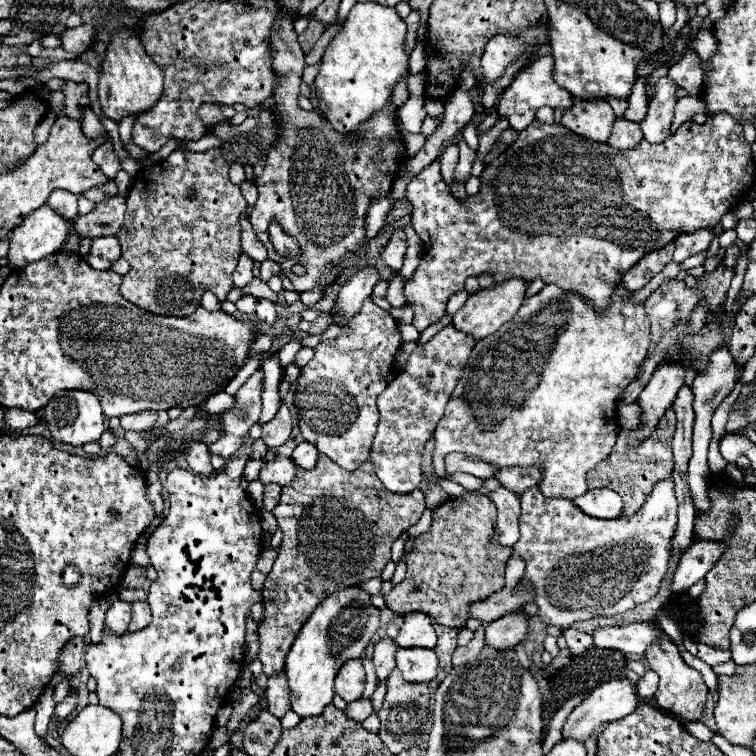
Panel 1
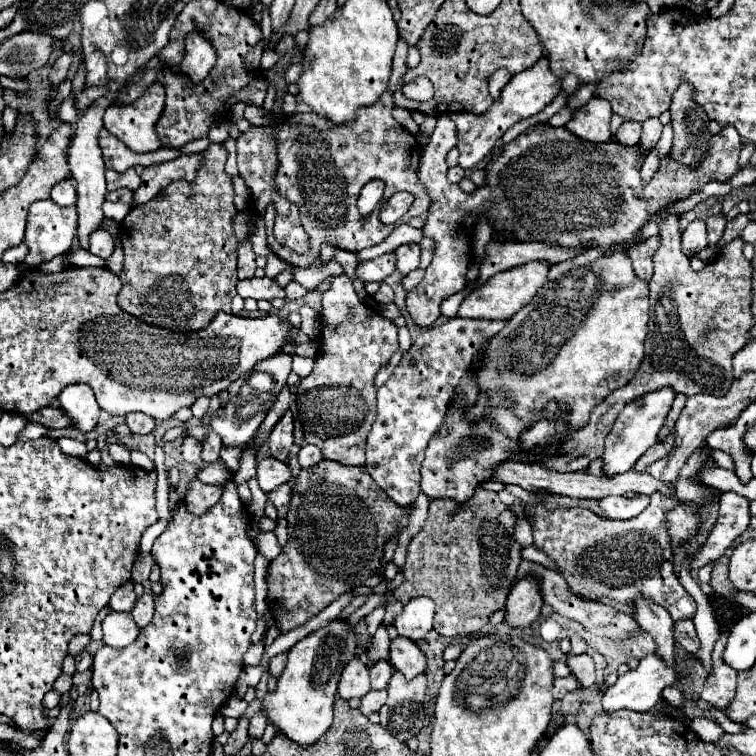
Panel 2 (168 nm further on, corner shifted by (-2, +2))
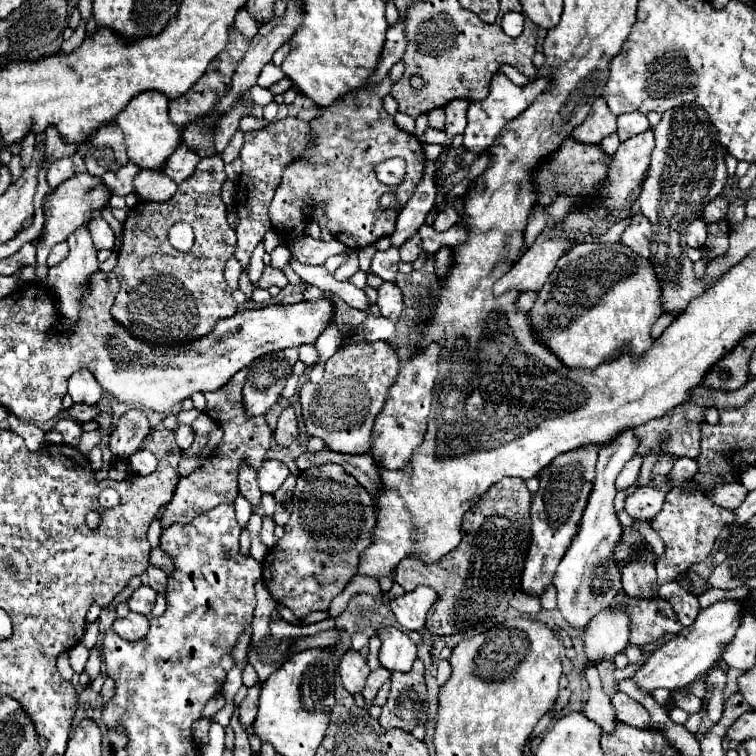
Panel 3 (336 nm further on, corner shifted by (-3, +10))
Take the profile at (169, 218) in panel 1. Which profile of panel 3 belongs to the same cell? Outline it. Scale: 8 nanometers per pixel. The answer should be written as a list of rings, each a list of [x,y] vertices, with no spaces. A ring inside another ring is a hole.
[[[220,156],[204,158],[192,176],[188,176],[174,194],[172,200],[156,204],[140,200],[128,214],[124,222],[124,240],[118,252],[118,264],[114,274],[120,282],[120,292],[112,306],[112,318],[120,320],[128,332],[140,340],[160,346],[176,346],[184,342],[194,342],[196,338],[204,338],[210,334],[220,318],[228,318],[238,312],[238,304],[232,298],[232,290],[224,280],[224,264],[234,254],[236,232],[226,222],[226,206],[220,198],[220,188],[226,180],[224,162]],[[176,222],[188,222],[194,228],[196,240],[188,252],[178,252],[168,242],[168,230]]]

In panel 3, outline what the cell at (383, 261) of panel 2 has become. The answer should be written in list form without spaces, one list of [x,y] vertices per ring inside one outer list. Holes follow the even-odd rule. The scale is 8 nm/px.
[[[432,160],[426,162],[424,178],[416,186],[412,198],[400,208],[398,218],[396,218],[396,230],[390,236],[392,246],[402,246],[412,234],[418,232],[418,228],[426,222],[426,216],[434,210],[436,206],[436,194],[438,194],[438,184],[436,184],[436,164]]]

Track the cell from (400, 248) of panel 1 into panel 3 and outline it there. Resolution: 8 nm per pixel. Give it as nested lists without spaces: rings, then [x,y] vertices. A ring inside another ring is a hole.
[[[414,234],[408,242],[404,242],[404,246],[400,246],[400,258],[402,258],[402,262],[410,262],[412,264],[422,252],[424,252],[422,238],[418,234]]]

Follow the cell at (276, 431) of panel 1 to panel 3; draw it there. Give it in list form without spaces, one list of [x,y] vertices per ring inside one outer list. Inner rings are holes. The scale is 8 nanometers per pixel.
[[[288,406],[282,410],[282,414],[278,418],[278,424],[274,430],[274,440],[280,446],[290,446],[296,438],[298,438],[298,420],[296,420],[294,408]]]

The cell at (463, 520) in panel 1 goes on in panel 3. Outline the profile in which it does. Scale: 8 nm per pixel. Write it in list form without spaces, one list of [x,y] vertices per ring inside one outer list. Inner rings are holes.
[[[504,478],[496,486],[490,486],[488,492],[472,506],[462,520],[462,542],[448,552],[440,562],[424,564],[420,558],[404,558],[396,568],[398,584],[404,590],[414,590],[420,584],[428,584],[438,592],[438,602],[430,608],[426,616],[426,628],[438,636],[450,636],[482,626],[486,620],[496,618],[508,608],[514,592],[520,588],[520,578],[524,570],[524,560],[530,548],[530,490],[520,478]]]

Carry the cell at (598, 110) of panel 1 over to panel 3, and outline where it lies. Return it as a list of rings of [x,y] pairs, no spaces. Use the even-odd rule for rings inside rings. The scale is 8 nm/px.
[[[596,98],[590,116],[572,132],[572,138],[582,144],[600,144],[602,138],[616,132],[616,116],[606,106],[604,98]]]

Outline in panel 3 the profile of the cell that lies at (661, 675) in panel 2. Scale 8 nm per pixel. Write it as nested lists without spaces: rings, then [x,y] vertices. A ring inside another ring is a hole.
[[[734,598],[718,600],[716,604],[700,610],[696,622],[684,628],[674,640],[666,642],[660,650],[652,652],[648,662],[632,676],[632,680],[638,682],[646,692],[654,688],[676,690],[692,684],[702,672],[710,670],[720,660],[720,650],[724,650],[724,646],[734,638],[742,616],[744,616],[742,602]]]

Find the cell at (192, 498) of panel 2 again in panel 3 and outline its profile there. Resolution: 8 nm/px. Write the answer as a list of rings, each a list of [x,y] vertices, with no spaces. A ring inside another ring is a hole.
[[[240,370],[228,380],[228,386],[216,390],[216,394],[206,396],[206,414],[212,420],[218,420],[218,426],[224,430],[224,438],[214,450],[210,458],[206,458],[192,474],[180,478],[174,498],[166,504],[164,512],[160,514],[160,526],[166,530],[172,524],[188,524],[196,516],[216,508],[218,504],[234,504],[238,496],[238,470],[248,464],[254,470],[260,470],[262,462],[266,460],[266,450],[270,448],[272,428],[266,422],[266,416],[248,418],[244,414],[244,400],[242,400],[242,386],[246,382],[248,370]]]

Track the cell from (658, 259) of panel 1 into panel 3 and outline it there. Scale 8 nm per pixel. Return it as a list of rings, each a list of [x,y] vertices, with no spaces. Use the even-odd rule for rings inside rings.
[[[634,214],[622,234],[622,242],[628,248],[632,248],[636,254],[648,258],[650,256],[650,236],[652,236],[652,226],[648,218],[644,218],[644,214]]]

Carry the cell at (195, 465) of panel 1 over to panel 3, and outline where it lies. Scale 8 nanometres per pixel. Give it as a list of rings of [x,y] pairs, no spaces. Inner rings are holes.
[[[180,426],[180,428],[174,432],[174,436],[176,436],[176,444],[178,444],[182,450],[190,448],[190,444],[194,442],[194,430],[192,430],[190,426]]]

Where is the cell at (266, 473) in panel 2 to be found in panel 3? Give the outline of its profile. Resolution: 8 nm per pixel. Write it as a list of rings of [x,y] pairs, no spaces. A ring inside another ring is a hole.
[[[266,460],[258,472],[258,484],[262,492],[272,494],[276,488],[280,488],[280,484],[288,478],[290,470],[284,462],[280,460]]]

